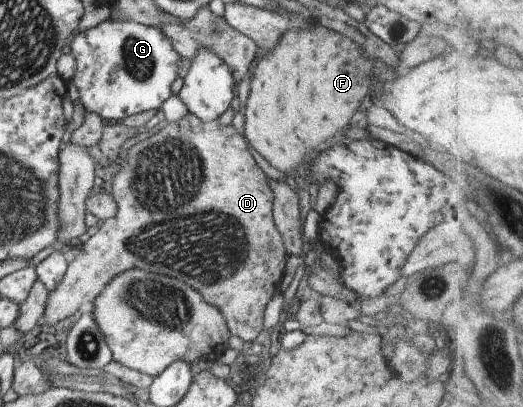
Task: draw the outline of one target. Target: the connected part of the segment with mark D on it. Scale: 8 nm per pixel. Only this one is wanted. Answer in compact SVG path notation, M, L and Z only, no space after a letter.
M188 113L178 122L164 122L158 129L154 129L153 134L149 137L130 147L126 156L125 165L121 169L119 169L120 165L117 165L114 169L112 192L109 194L116 204L116 213L113 217L103 220L97 231L92 236L89 236L87 241L80 244L80 249L74 251L74 254L69 258L62 280L57 284L57 287L54 287L52 292L48 293L41 321L51 325L64 317L76 314L75 311L77 309L81 309L83 305L91 303L117 274L128 270L143 270L152 274L169 275L169 277L181 279L183 283L187 283L189 287L199 291L201 297L205 297L204 300L209 302L209 305L214 305L220 309L230 335L236 335L241 341L245 342L251 353L251 343L257 337L257 333L263 328L262 317L265 303L267 303L271 294L277 291L277 285L282 278L281 275L283 275L287 253L284 250L281 236L274 226L271 190L268 185L265 185L263 175L261 175L259 167L255 165L253 157L249 154L245 141L235 132L231 124L221 128L217 120L203 123L195 118L194 115Z

